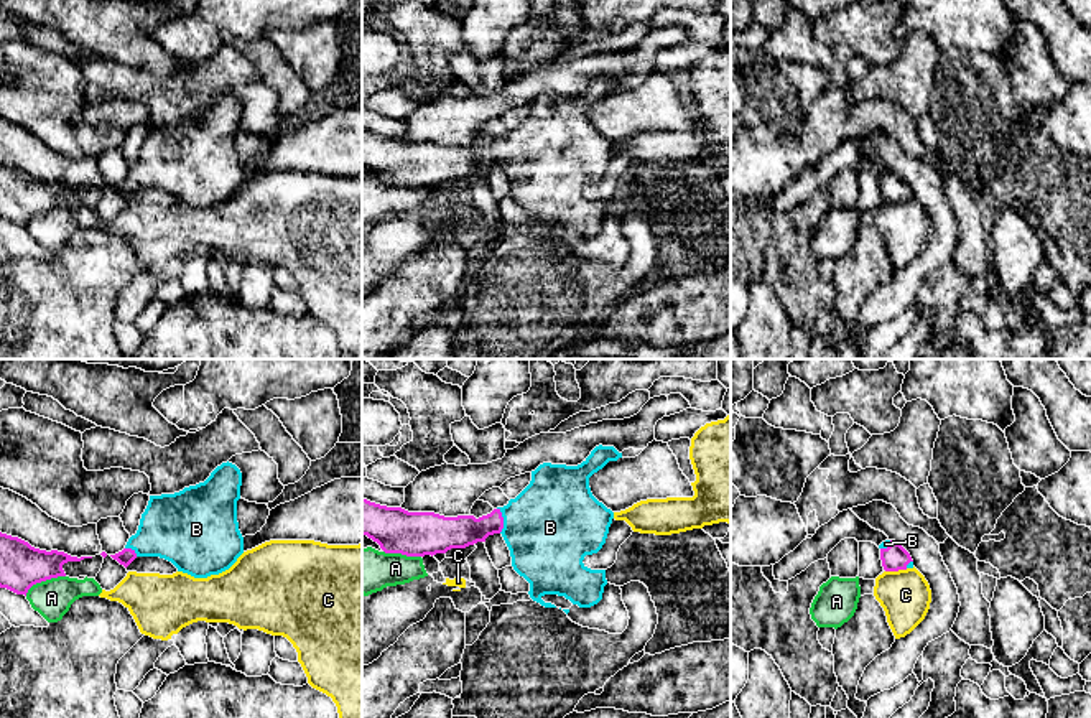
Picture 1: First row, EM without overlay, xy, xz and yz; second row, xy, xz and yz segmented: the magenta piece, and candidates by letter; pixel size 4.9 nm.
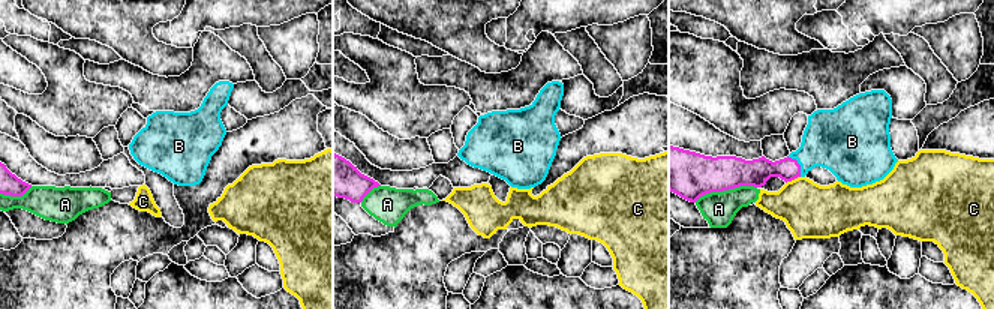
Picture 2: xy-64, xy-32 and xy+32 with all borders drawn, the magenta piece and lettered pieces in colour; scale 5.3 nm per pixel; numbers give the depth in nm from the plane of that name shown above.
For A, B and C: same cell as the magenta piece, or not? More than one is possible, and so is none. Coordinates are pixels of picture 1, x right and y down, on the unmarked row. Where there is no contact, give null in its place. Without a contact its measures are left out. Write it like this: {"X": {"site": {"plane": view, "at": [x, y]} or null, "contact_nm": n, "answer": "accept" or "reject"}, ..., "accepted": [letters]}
{"A": {"site": {"plane": "xy", "at": [43, 211]}, "contact_nm": 220, "answer": "reject"}, "B": {"site": {"plane": "xz", "at": [502, 152]}, "contact_nm": 130, "answer": "accept"}, "C": {"site": {"plane": "yz", "at": [896, 201]}, "contact_nm": 110, "answer": "reject"}, "accepted": ["B"]}

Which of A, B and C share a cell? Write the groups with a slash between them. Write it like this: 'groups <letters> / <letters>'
groups A / B / C

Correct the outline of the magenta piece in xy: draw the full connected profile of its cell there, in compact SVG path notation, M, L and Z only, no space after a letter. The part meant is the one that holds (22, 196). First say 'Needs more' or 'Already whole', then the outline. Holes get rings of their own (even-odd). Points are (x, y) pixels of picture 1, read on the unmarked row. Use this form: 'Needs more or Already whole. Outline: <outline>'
Already whole. Outline: M0 163L0 219L25 226L41 212L66 207L63 196L92 188L71 188L58 181L39 181L28 173Z

